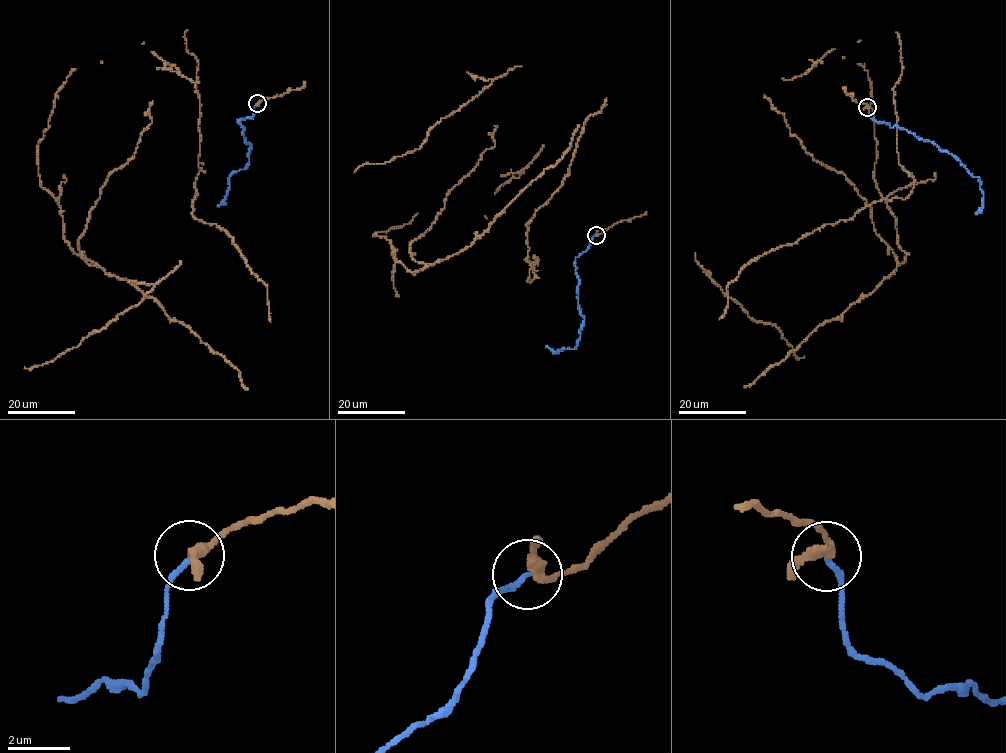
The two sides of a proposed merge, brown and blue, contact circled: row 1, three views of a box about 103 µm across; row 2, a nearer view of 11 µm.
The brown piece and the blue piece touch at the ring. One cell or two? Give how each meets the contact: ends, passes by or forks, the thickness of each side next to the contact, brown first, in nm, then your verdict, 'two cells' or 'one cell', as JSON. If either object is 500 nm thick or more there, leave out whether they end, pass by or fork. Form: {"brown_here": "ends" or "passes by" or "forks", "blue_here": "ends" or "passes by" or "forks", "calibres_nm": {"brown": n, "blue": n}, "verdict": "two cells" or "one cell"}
{"brown_here": "passes by", "blue_here": "ends", "calibres_nm": {"brown": 280, "blue": 160}, "verdict": "one cell"}

